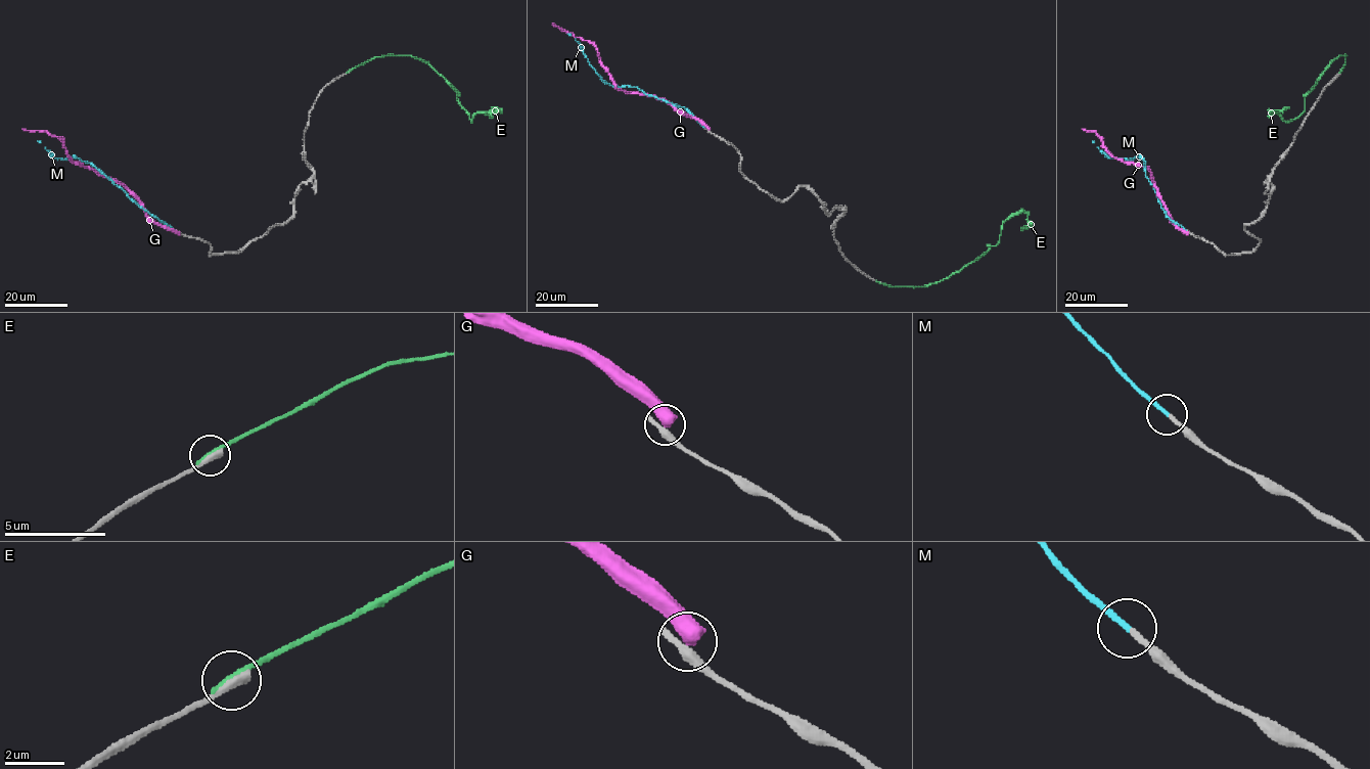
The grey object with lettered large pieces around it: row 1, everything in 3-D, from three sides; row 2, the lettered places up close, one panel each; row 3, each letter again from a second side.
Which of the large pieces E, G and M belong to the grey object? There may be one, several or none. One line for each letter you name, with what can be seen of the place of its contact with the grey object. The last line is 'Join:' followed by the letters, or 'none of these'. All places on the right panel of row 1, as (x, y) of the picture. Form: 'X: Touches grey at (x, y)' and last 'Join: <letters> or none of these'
M: Touches grey at (1186, 230)
Join: M

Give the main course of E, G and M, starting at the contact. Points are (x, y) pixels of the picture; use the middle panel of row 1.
E: (878, 282), (939, 282), (995, 246), (1003, 222), (1025, 212), (1032, 224), (1021, 230)
G: (709, 129), (663, 99), (618, 89), (590, 42), (551, 23)
M: (705, 128), (683, 107), (648, 96), (636, 87), (606, 83), (590, 65), (581, 44), (567, 34)

